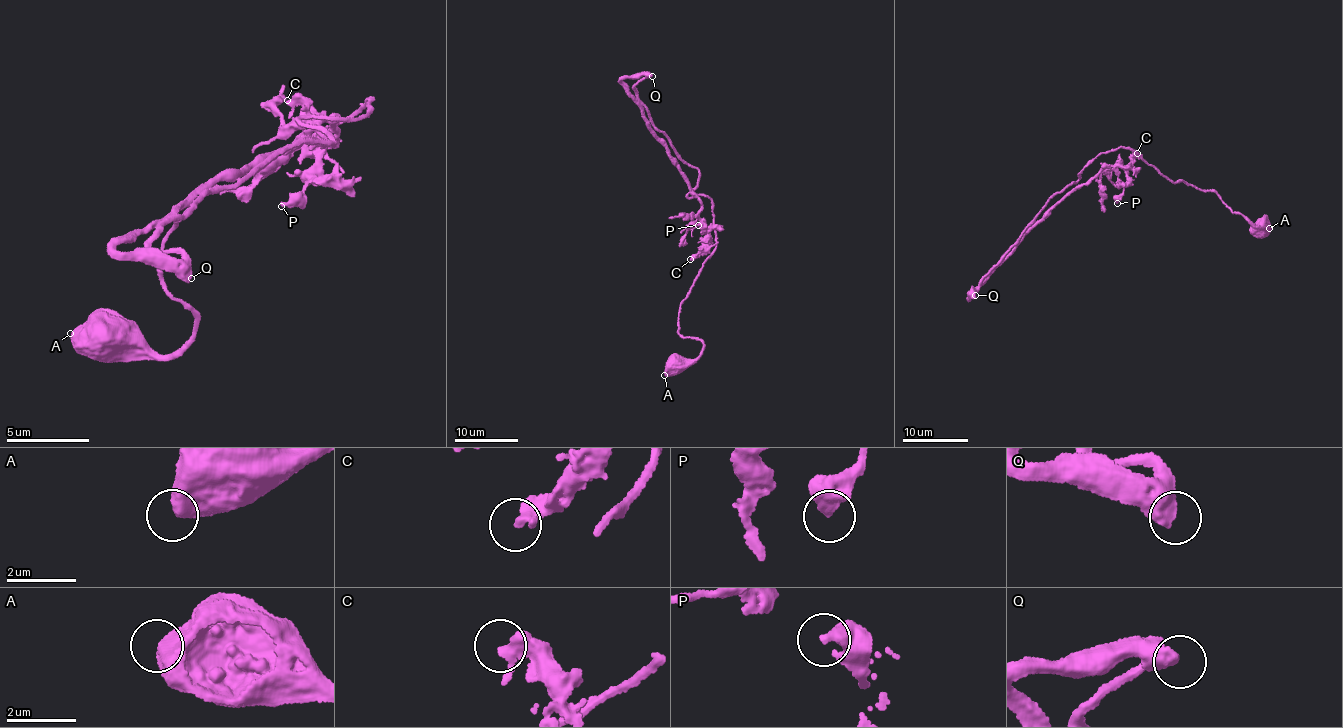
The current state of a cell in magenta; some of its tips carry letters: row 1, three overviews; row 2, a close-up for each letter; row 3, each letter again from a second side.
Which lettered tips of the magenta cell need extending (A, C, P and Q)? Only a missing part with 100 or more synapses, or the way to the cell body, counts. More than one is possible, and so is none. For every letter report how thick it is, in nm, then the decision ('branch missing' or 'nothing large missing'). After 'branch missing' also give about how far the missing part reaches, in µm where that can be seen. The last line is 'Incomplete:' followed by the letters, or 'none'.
A: calibre 700 nm; nothing large missing
C: calibre 320 nm; nothing large missing
P: calibre 400 nm; nothing large missing
Q: calibre 600 nm; branch missing; missing 25 µm
Incomplete: Q

